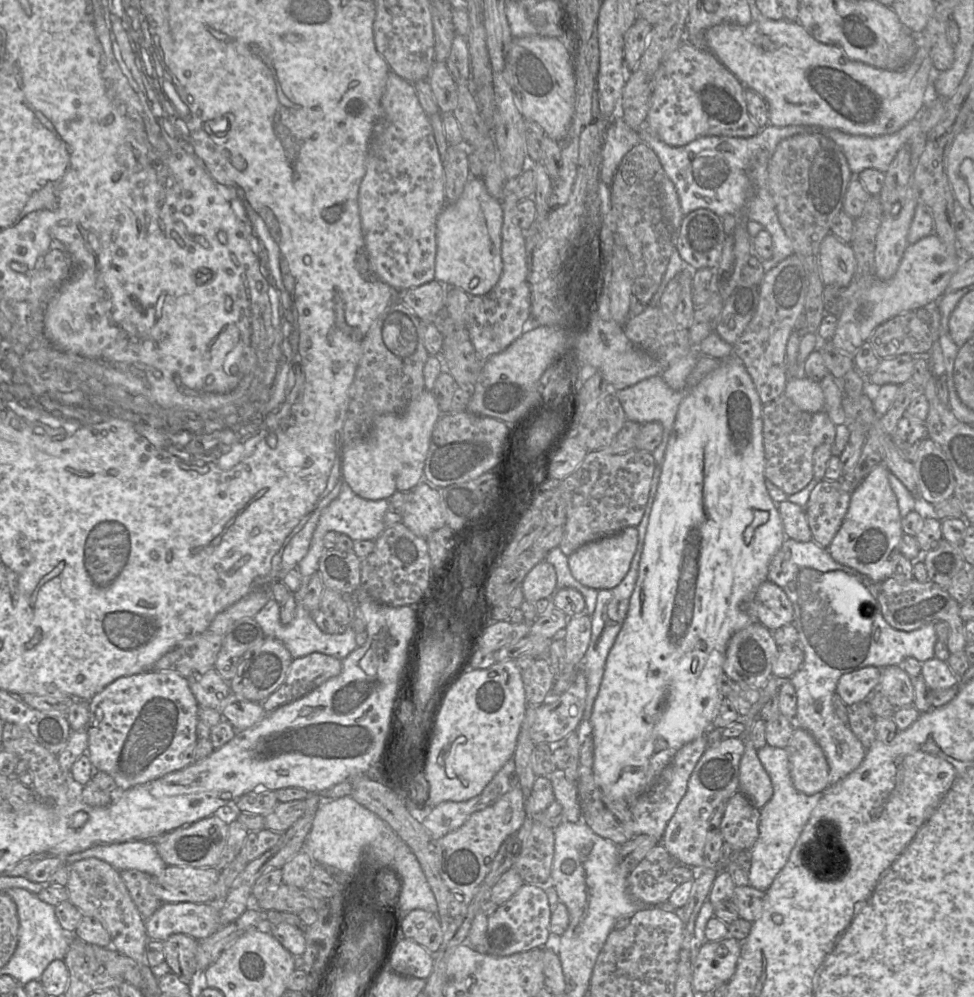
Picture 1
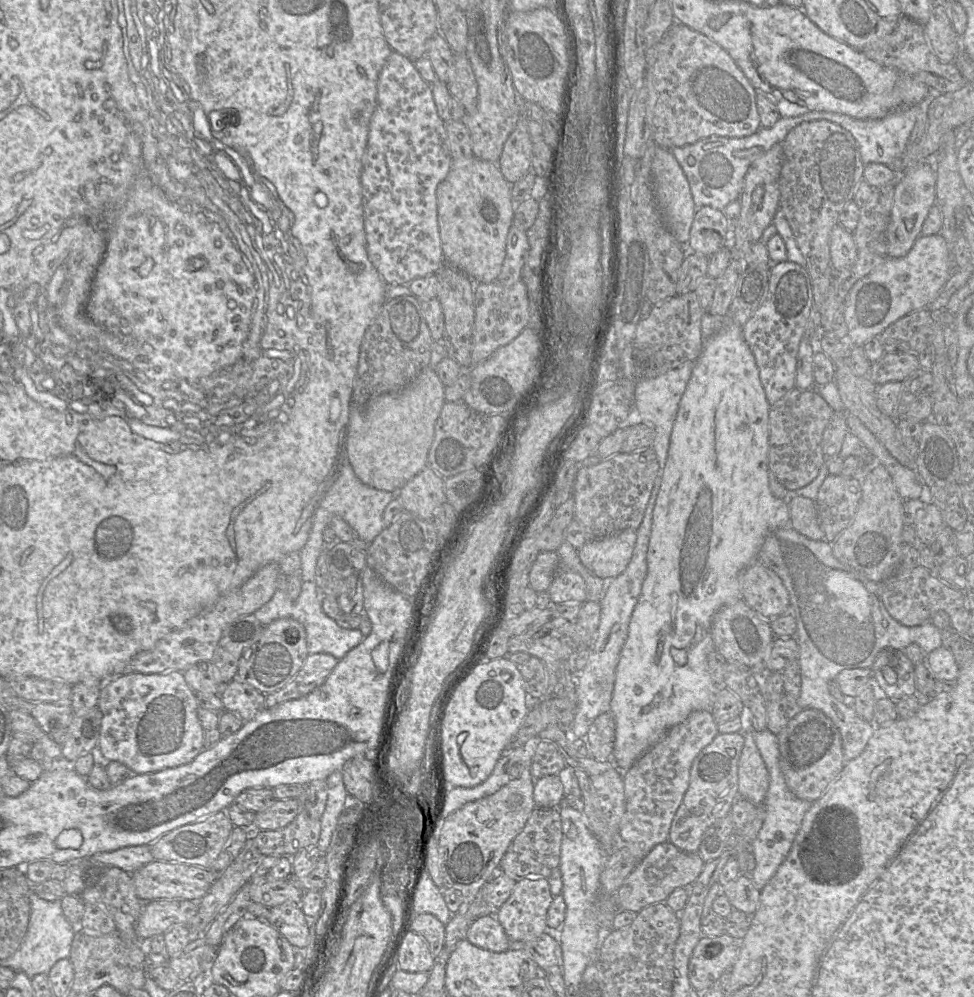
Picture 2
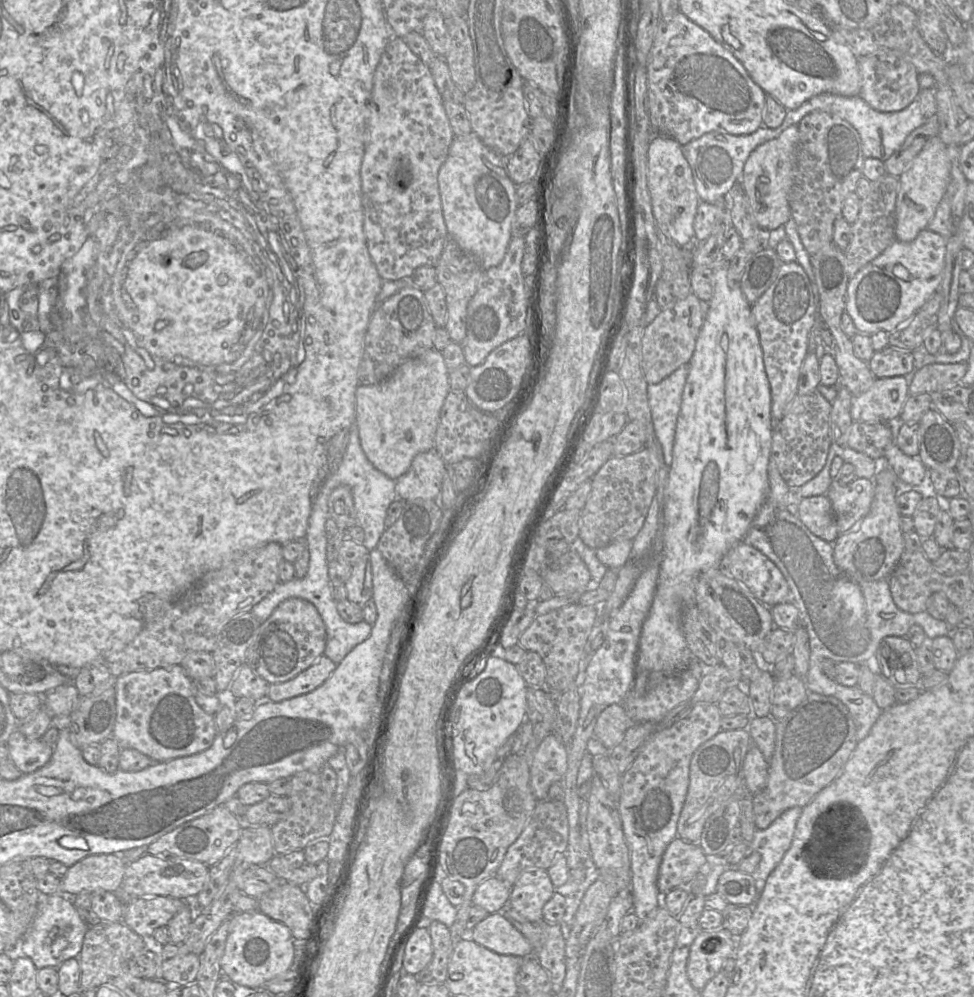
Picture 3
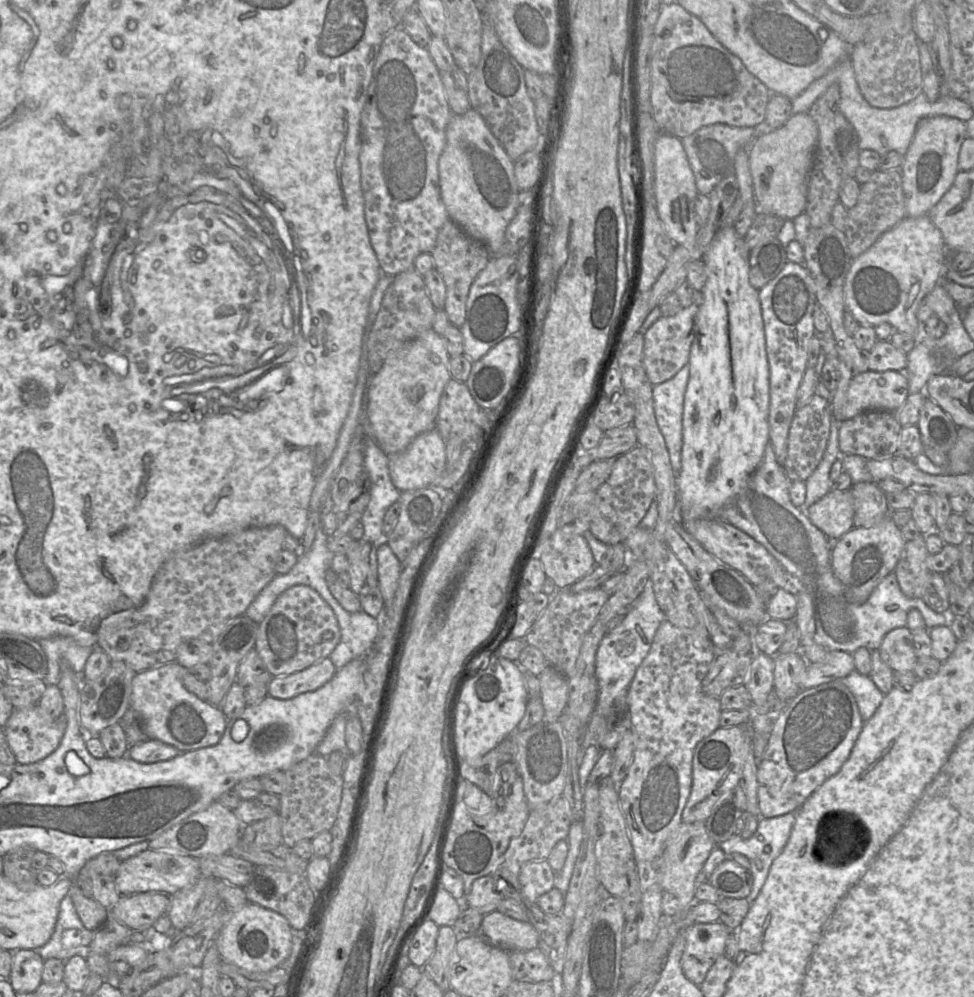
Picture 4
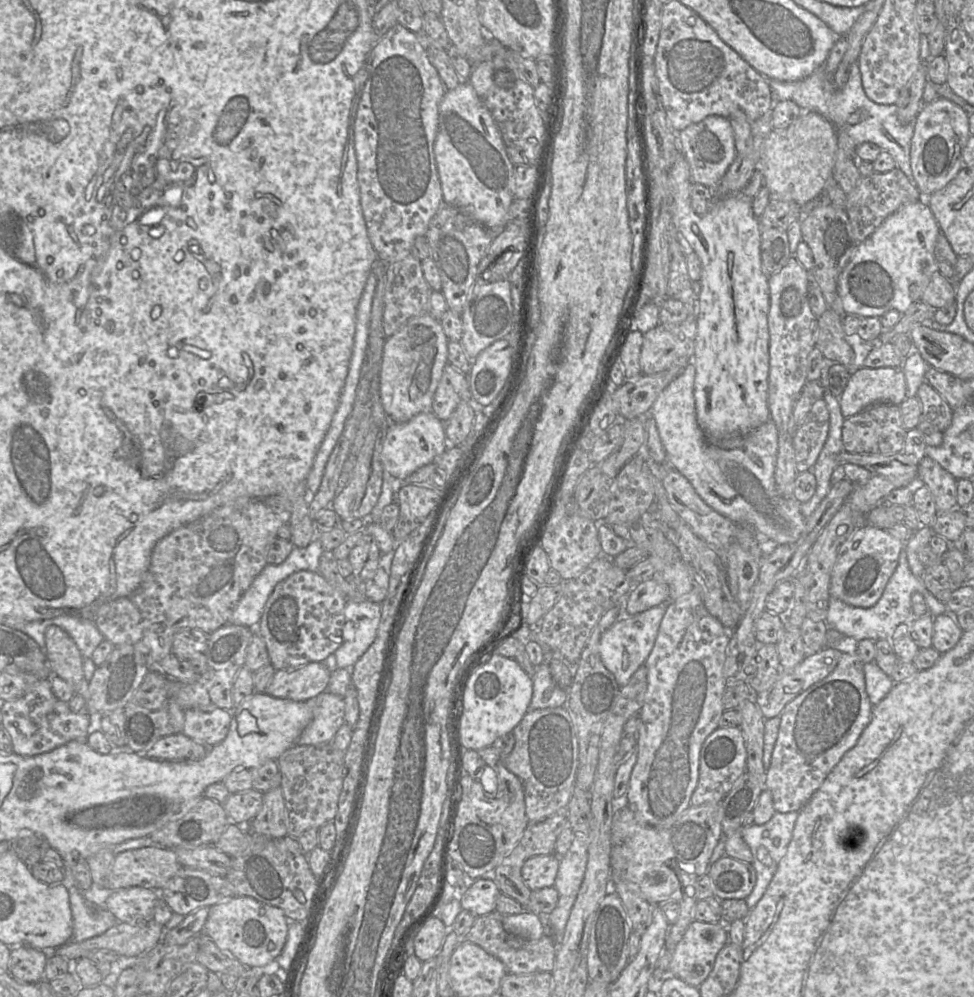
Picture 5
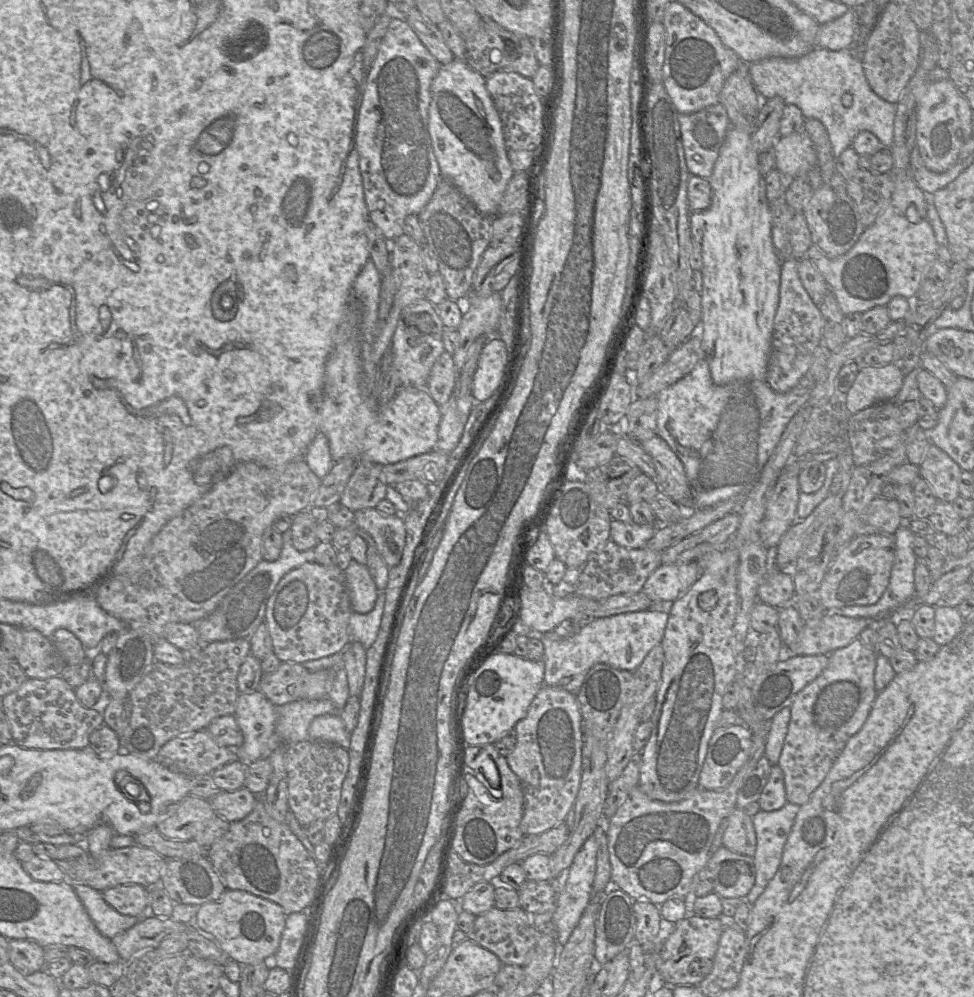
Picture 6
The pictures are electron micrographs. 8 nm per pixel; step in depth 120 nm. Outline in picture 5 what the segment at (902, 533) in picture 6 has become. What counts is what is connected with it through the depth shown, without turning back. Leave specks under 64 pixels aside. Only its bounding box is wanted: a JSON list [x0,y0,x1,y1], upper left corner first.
[825,549,947,643]

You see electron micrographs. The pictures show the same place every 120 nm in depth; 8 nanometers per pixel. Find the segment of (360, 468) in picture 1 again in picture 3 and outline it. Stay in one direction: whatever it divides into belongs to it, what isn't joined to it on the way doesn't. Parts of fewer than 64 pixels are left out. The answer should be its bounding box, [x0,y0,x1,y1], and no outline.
[355,348,449,480]

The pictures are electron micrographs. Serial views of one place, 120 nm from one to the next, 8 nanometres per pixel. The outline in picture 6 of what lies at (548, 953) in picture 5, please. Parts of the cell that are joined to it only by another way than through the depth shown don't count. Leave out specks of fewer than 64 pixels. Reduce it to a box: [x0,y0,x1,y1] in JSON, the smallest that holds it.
[466,906,543,966]

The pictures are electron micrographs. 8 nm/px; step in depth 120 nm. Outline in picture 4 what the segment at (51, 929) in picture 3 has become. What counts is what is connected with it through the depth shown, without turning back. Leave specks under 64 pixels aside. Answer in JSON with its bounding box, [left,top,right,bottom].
[35,894,95,960]

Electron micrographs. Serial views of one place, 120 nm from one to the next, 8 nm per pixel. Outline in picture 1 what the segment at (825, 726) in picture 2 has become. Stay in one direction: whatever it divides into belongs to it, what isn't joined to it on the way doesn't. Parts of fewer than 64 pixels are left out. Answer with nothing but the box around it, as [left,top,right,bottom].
[785,727,829,795]

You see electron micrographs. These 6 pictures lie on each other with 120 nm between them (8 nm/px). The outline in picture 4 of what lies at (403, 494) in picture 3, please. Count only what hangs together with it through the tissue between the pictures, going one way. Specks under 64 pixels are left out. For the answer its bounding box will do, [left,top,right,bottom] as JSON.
[389,428,446,491]

